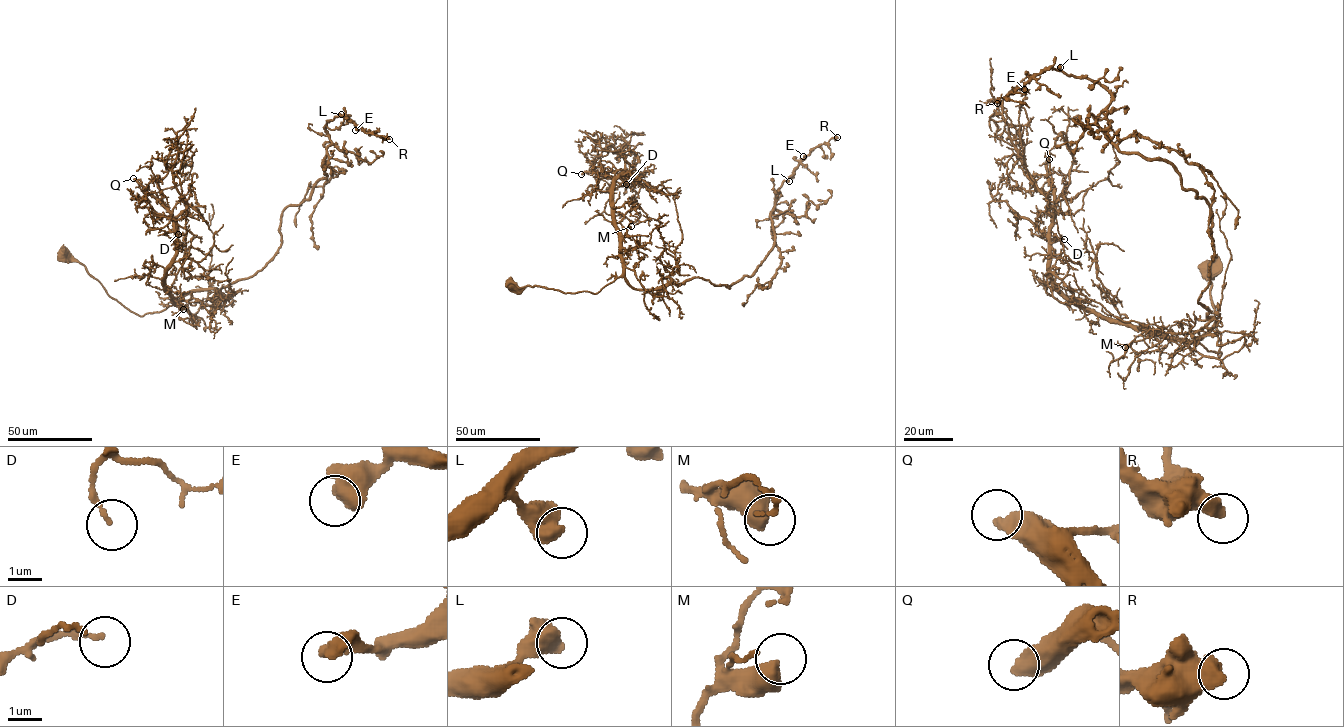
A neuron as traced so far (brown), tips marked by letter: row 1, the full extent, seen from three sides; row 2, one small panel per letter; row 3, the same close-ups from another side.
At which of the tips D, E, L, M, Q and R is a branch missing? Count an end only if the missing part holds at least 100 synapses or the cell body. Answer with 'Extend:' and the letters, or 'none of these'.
Extend: Q

